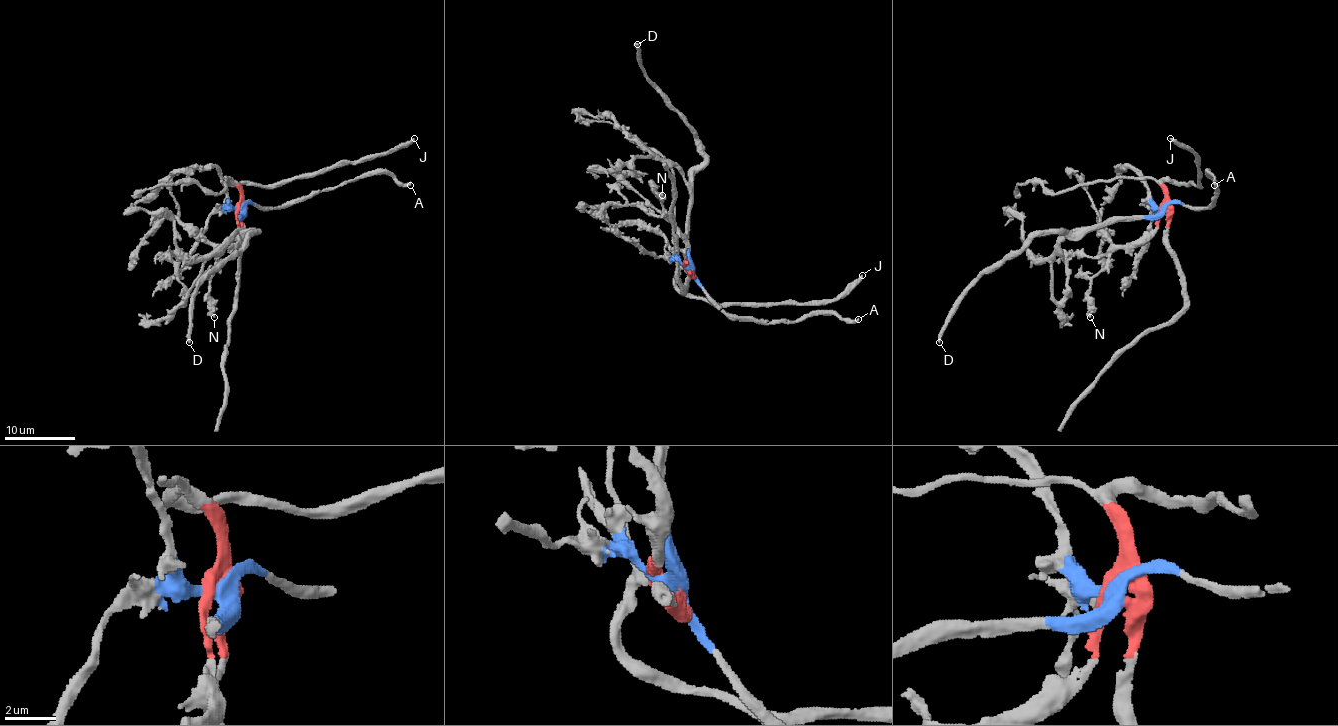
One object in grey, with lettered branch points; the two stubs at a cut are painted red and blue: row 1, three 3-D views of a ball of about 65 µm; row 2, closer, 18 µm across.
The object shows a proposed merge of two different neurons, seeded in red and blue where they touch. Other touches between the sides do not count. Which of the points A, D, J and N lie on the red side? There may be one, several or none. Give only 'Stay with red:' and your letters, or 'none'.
Stay with red: J, N

